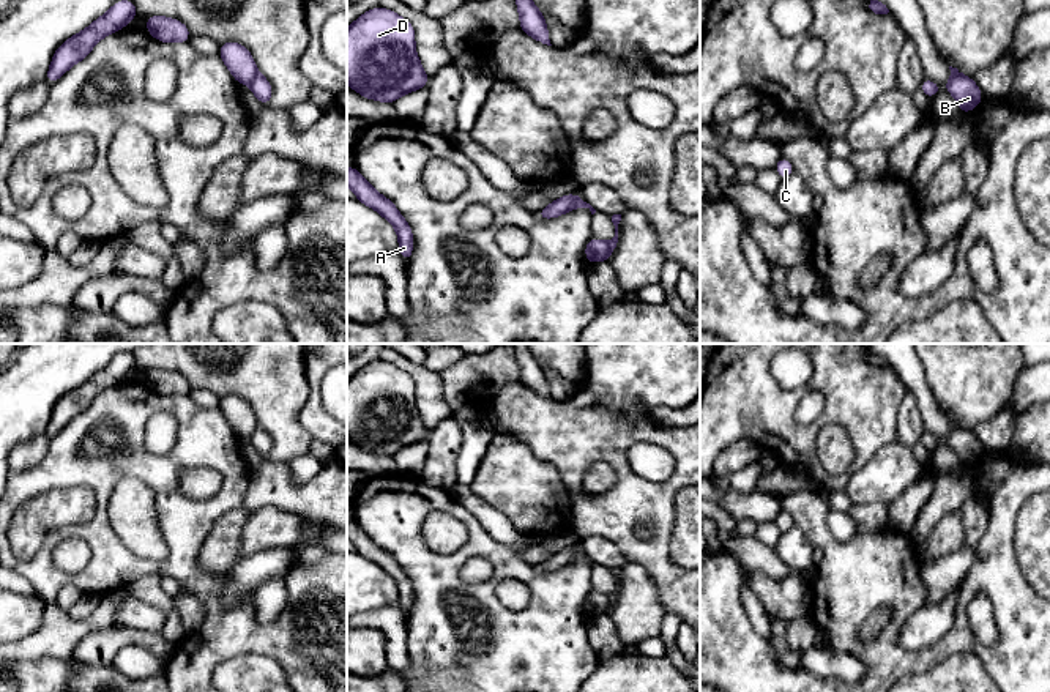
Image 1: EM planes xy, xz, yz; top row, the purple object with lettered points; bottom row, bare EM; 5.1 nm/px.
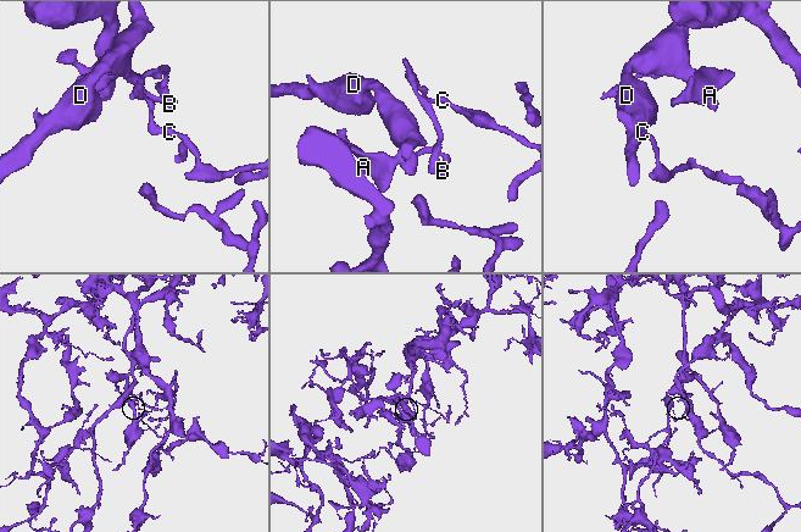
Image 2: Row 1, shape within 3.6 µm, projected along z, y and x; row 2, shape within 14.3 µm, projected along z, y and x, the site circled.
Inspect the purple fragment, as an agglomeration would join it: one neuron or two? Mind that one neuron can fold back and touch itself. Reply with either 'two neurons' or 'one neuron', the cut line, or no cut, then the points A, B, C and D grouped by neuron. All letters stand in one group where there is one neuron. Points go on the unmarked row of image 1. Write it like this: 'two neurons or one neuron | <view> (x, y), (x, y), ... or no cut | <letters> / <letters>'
two neurons | xz (609, 595), (604, 612) | A B D / C

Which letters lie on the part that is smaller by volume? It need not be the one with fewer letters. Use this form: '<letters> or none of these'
C

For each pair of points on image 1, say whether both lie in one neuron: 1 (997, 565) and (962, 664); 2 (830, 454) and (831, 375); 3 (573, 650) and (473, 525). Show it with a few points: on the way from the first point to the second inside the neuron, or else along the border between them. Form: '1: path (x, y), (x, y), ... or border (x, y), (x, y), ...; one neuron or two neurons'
1: border (930, 667), (953, 654), (973, 653), (989, 675); two neurons
2: border (819, 431), (828, 424), (841, 424), (855, 451); two neurons
3: path (555, 617), (555, 602), (525, 572), (502, 557); one neuron

